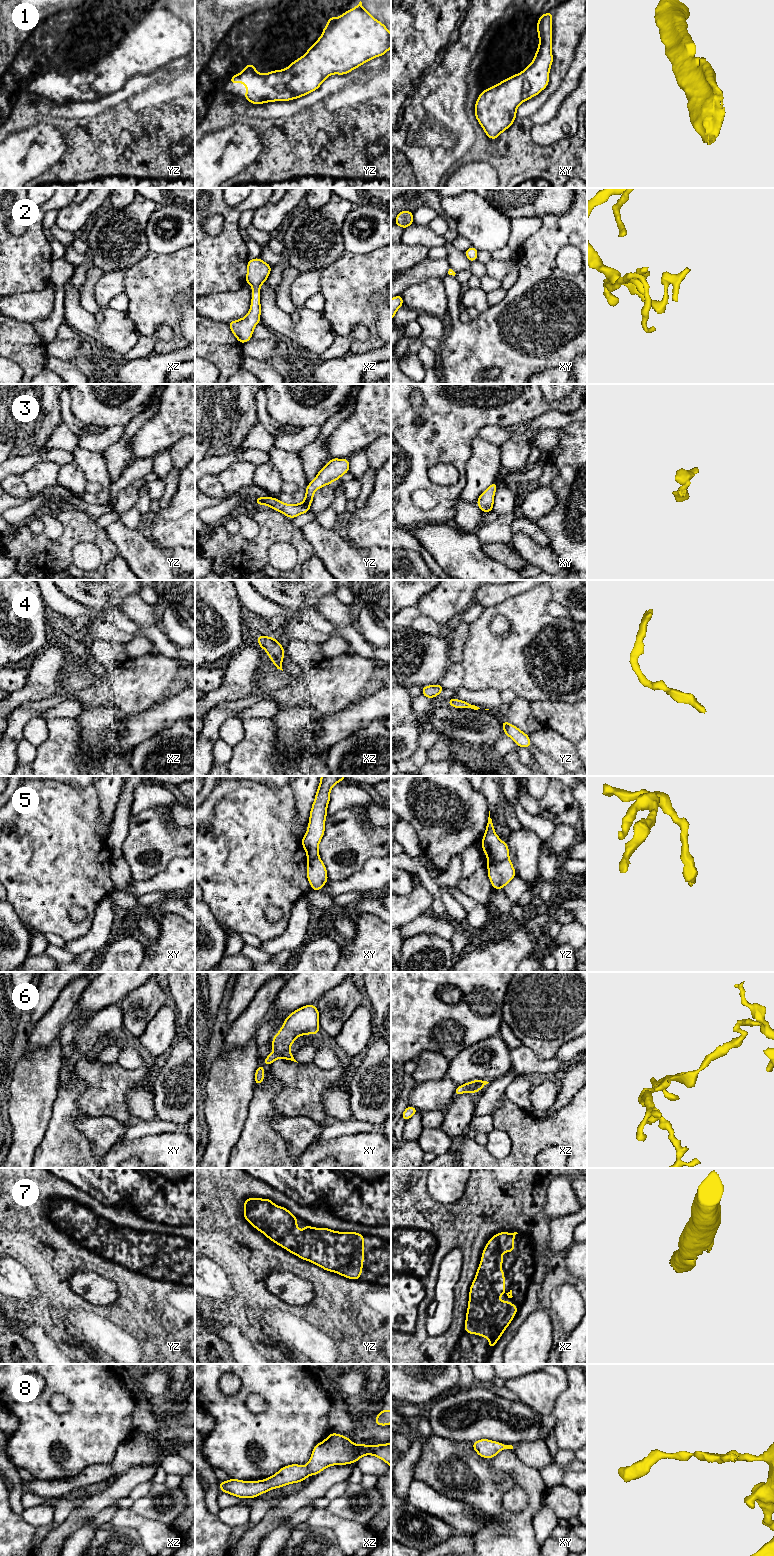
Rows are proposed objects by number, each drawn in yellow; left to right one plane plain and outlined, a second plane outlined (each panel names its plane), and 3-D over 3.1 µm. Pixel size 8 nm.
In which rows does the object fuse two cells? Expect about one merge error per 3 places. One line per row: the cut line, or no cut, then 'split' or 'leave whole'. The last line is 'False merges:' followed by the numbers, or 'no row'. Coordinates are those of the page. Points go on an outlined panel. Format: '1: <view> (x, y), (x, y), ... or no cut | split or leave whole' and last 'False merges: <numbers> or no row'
1: yz (294, 62), (291, 76), (269, 79), (256, 103) | split
2: no cut | leave whole
3: no cut | leave whole
4: no cut | leave whole
5: no cut | leave whole
6: no cut | leave whole
7: no cut | leave whole
8: no cut | leave whole
False merges: 1

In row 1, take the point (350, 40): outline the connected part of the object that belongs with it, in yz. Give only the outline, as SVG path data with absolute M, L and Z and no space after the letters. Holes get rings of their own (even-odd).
M360 1L357 7L343 15L328 20L323 34L307 50L307 53L294 61L291 78L279 81L267 81L258 95L257 104L273 101L289 101L307 95L318 89L331 74L344 75L367 61L384 55L391 48L391 34L386 26L372 17Z

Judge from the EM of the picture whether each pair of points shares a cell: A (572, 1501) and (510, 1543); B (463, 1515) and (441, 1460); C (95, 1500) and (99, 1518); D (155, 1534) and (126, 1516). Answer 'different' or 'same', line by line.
A: different
B: different
C: different
D: same

